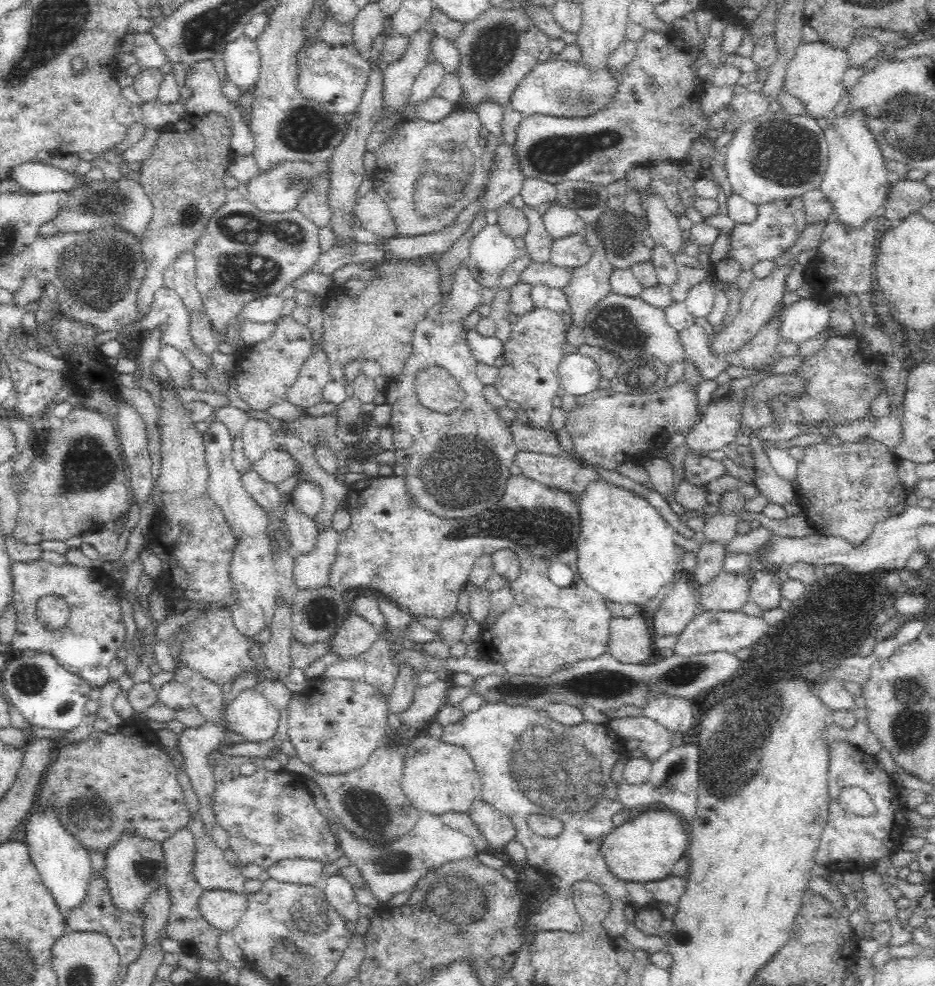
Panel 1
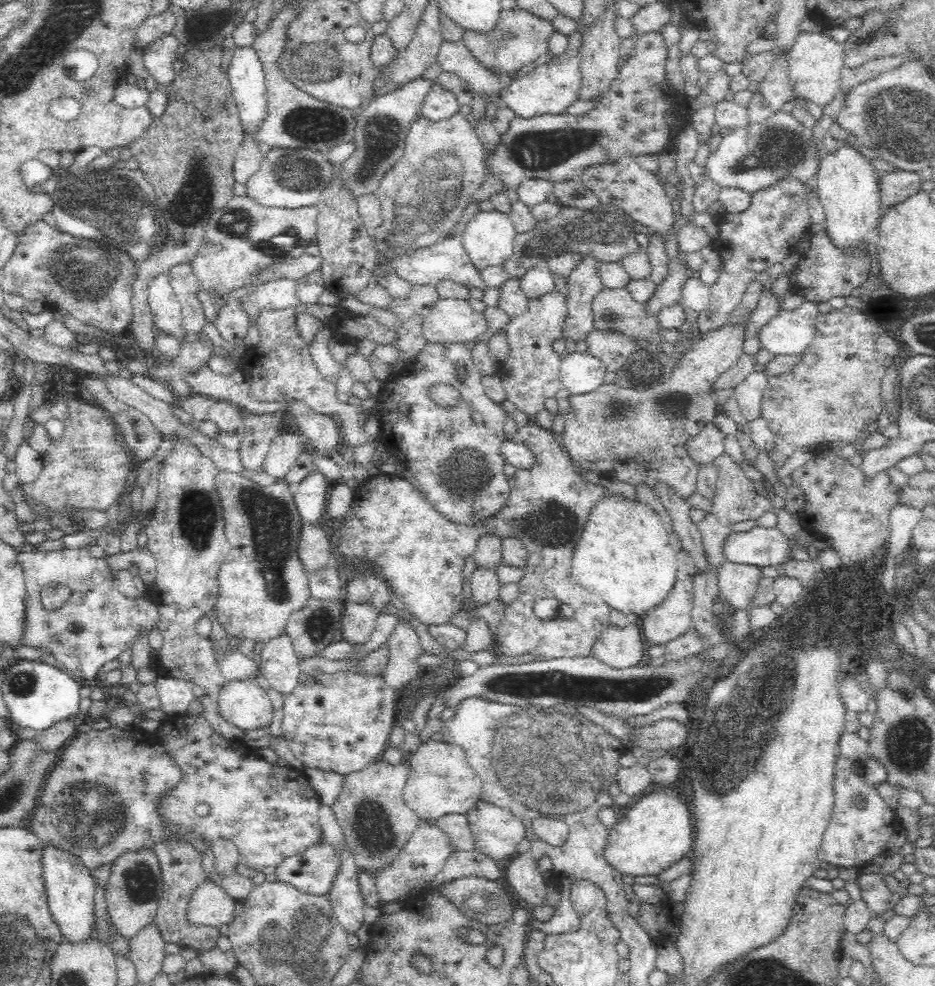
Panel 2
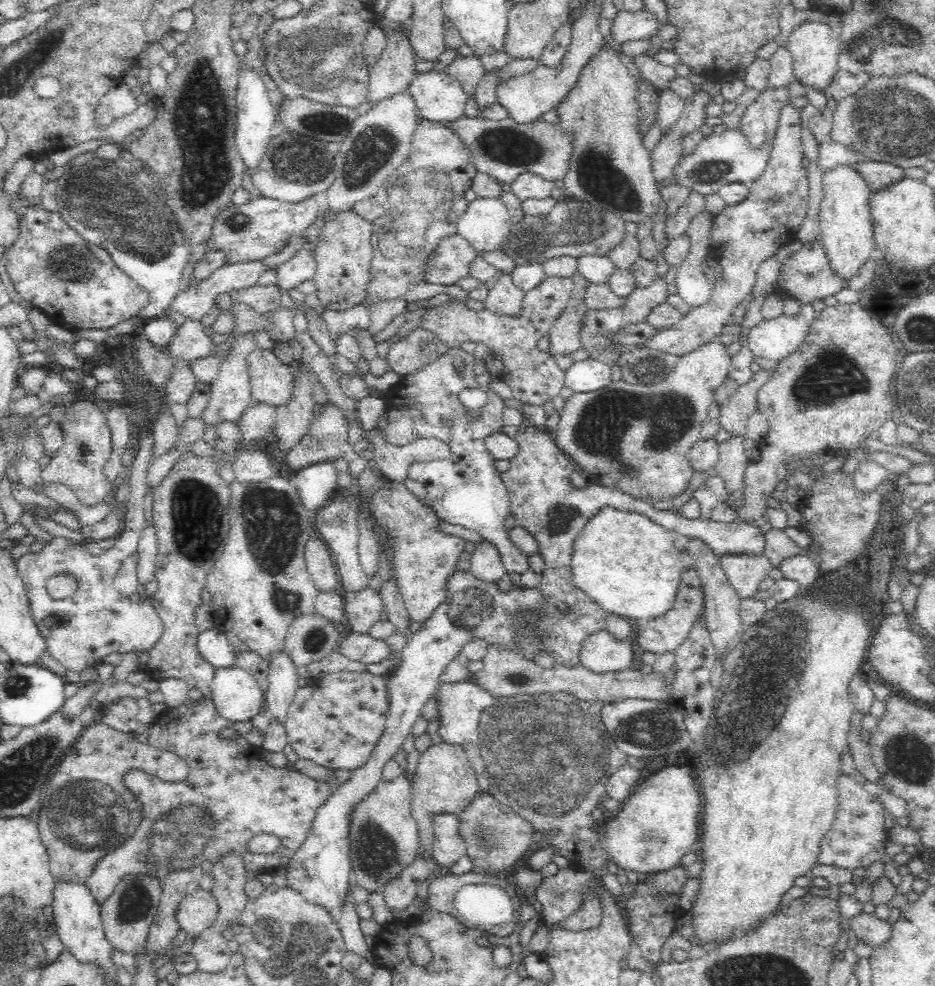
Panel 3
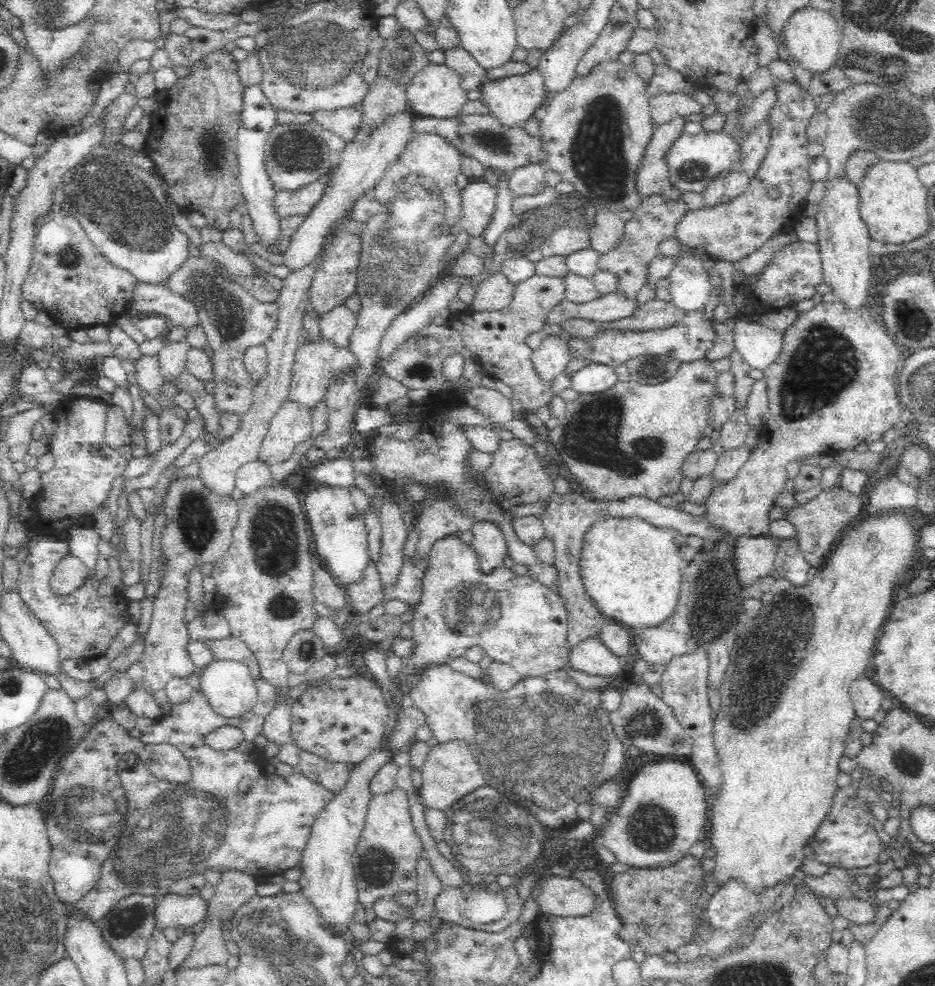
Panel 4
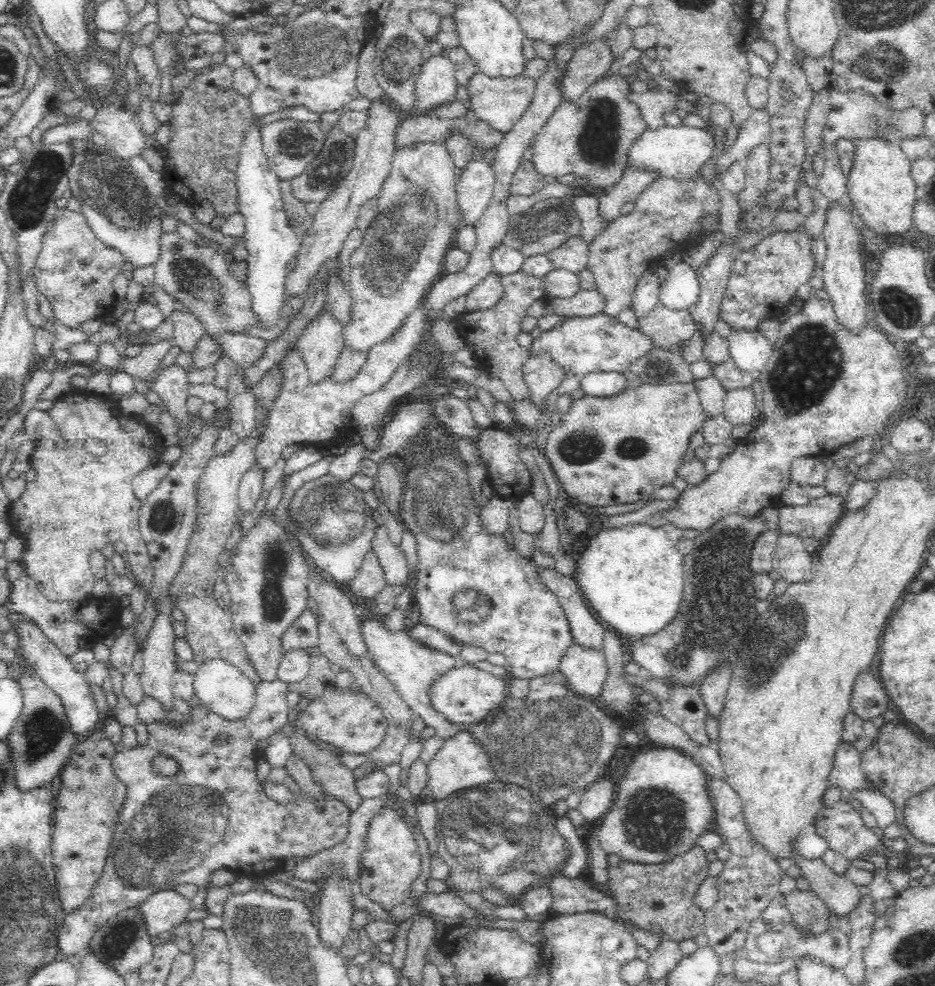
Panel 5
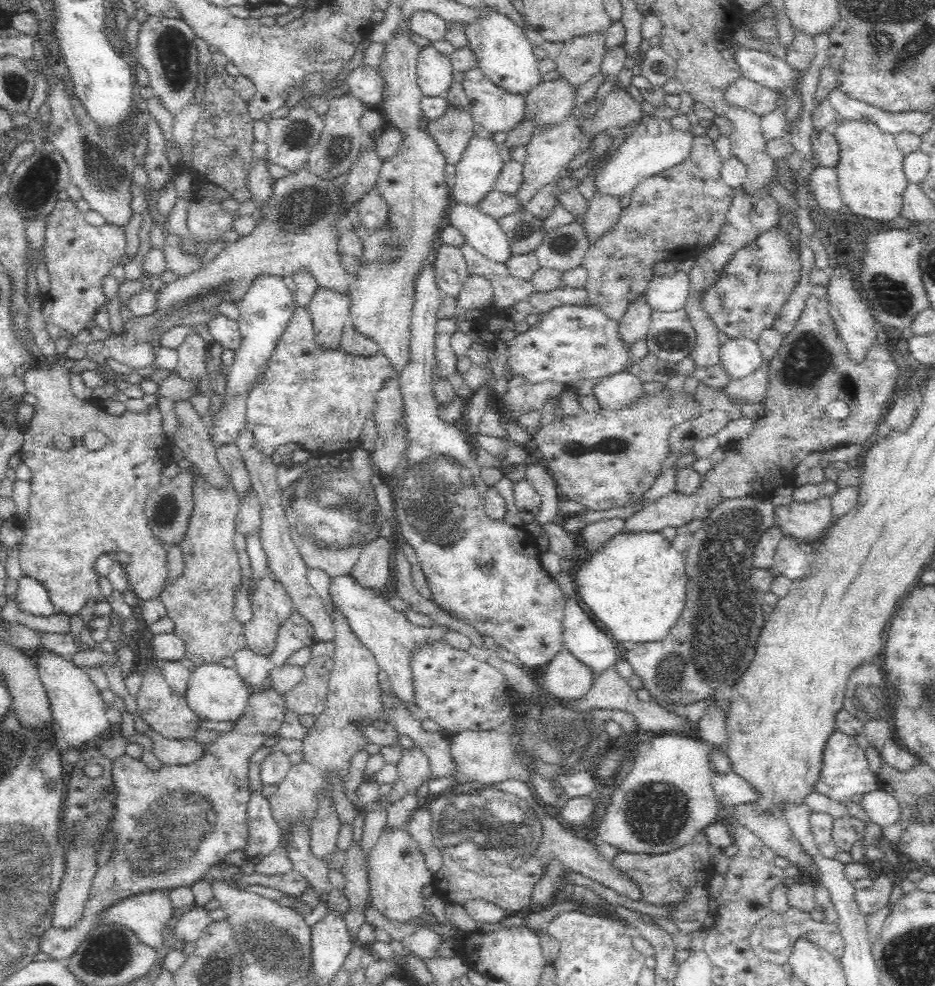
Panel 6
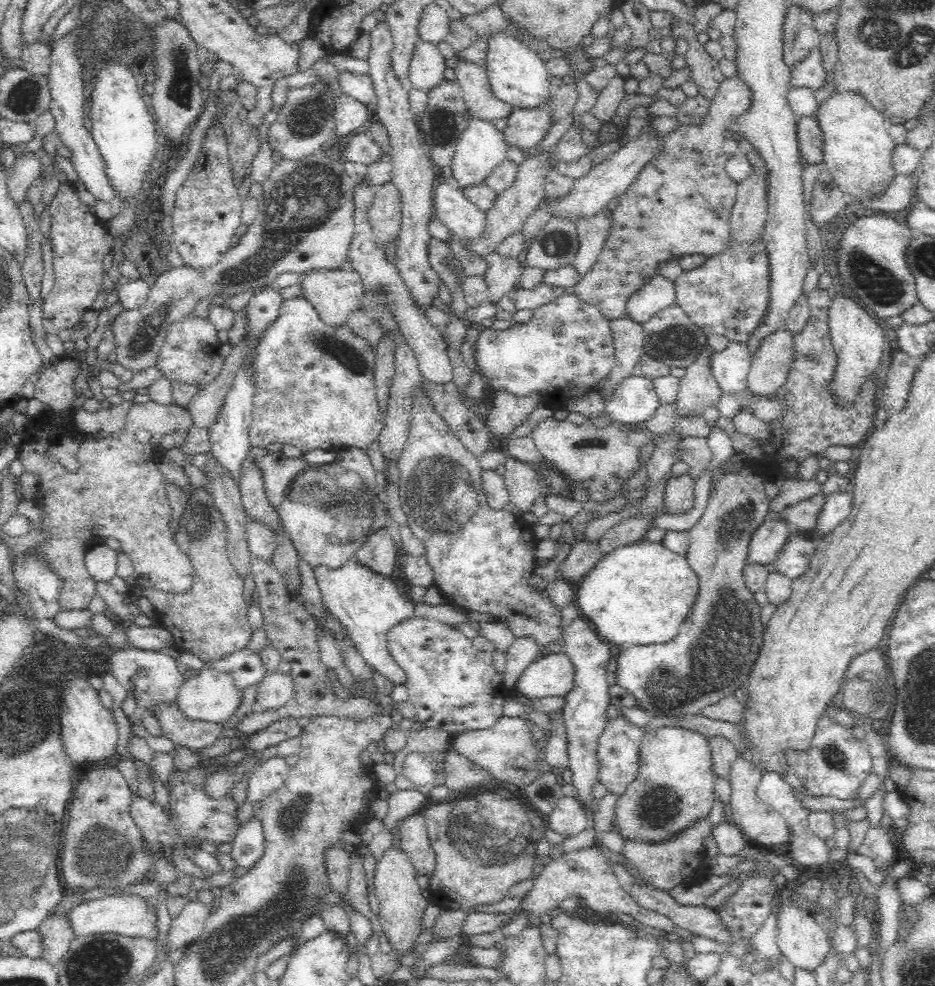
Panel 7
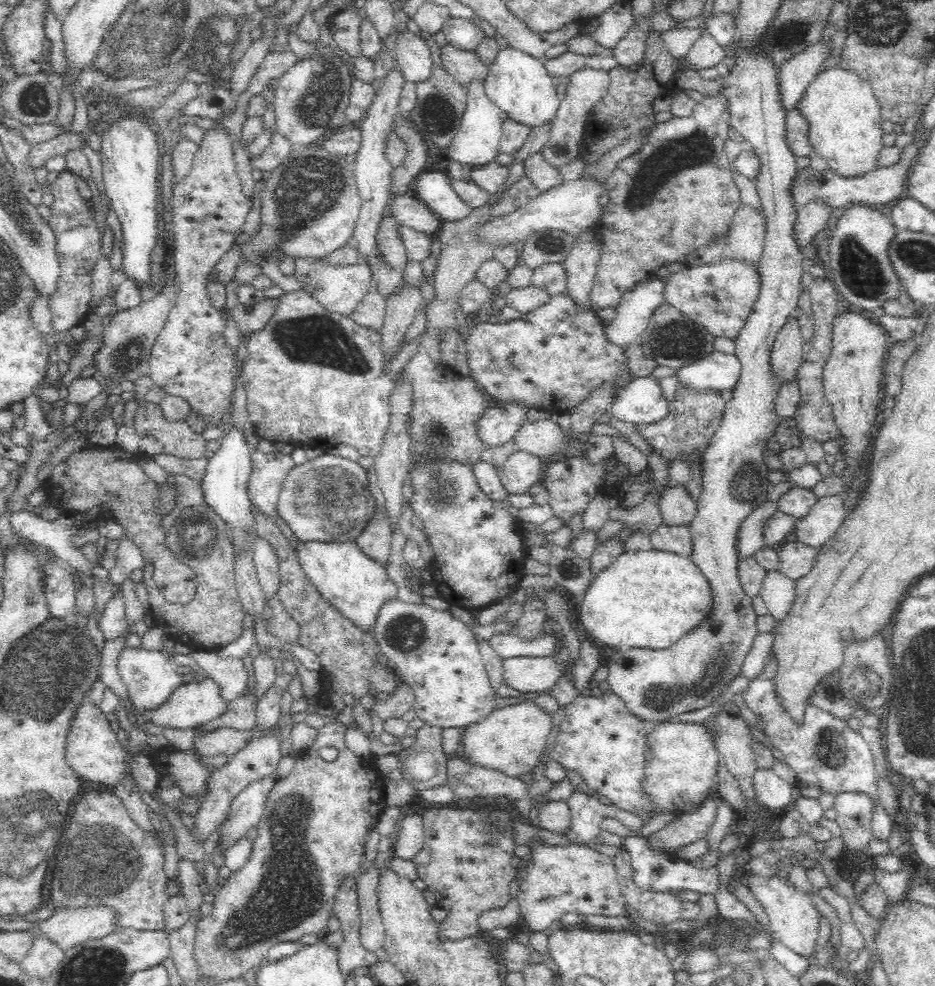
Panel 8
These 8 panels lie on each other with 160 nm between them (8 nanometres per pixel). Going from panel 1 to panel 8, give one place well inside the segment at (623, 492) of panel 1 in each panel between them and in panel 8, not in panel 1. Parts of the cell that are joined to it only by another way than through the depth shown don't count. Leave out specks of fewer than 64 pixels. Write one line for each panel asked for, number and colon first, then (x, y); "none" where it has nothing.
2: (624, 554)
3: (629, 564)
4: (631, 569)
5: (633, 574)
6: (635, 583)
7: (638, 594)
8: (649, 598)

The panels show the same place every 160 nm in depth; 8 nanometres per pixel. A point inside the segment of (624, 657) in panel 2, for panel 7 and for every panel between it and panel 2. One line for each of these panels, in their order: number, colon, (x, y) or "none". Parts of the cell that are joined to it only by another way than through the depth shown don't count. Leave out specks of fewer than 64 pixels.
3: (601, 652)
4: (592, 656)
5: (586, 668)
6: (566, 677)
7: (552, 674)

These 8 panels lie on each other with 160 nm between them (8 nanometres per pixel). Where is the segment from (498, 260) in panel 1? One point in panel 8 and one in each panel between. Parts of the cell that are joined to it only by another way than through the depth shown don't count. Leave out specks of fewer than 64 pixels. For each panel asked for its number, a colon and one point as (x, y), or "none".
2: (489, 239)
3: (486, 224)
4: (478, 206)
5: (474, 188)
6: (480, 165)
7: (481, 148)
8: (477, 143)

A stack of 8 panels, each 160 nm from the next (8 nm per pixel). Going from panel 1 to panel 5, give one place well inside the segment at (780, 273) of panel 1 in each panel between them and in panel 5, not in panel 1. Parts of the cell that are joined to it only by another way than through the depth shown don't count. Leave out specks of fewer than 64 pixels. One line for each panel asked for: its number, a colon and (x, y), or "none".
2: (639, 436)
3: (635, 437)
4: (631, 440)
5: (619, 449)

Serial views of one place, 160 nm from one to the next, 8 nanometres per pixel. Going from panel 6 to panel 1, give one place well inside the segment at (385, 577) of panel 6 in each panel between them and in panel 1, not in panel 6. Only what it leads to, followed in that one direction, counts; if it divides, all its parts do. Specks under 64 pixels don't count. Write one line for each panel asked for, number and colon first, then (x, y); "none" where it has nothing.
1: (355, 636)
2: (358, 622)
3: (362, 610)
4: (362, 596)
5: (370, 580)

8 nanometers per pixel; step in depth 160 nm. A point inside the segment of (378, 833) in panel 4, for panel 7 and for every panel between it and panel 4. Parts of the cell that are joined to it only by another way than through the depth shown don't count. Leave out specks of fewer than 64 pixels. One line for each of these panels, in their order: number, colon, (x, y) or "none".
5: (389, 863)
6: (397, 871)
7: (402, 905)

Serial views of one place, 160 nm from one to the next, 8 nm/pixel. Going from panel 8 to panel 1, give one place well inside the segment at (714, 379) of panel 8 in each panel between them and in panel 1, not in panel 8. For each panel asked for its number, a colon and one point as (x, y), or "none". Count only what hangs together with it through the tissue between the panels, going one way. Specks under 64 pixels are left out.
1: (803, 320)
2: (790, 331)
3: (775, 339)
4: (759, 345)
5: (751, 350)
6: (740, 356)
7: (731, 365)

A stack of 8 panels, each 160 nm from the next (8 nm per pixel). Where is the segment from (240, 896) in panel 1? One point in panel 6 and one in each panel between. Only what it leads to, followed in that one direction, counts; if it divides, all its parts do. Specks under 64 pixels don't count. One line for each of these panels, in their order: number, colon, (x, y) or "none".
2: (210, 905)
3: (199, 911)
4: (174, 911)
5: (167, 909)
6: (148, 915)

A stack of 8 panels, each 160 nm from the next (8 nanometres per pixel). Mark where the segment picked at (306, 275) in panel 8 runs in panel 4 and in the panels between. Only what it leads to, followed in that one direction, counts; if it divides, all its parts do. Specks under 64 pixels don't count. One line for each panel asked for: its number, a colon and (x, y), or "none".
4: (315, 362)
5: (319, 346)
6: (329, 311)
7: (335, 294)

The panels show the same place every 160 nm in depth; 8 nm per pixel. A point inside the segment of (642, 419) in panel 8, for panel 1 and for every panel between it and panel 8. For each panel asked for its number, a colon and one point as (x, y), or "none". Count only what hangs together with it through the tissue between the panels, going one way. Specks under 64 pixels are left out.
1: (578, 375)
2: (580, 373)
3: (587, 375)
4: (594, 377)
5: (598, 383)
6: (617, 390)
7: (633, 399)

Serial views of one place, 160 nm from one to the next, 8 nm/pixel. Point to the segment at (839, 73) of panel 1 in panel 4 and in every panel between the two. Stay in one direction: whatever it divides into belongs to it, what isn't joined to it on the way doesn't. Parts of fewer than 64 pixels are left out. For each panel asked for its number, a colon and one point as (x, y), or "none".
2: (815, 65)
3: (814, 46)
4: (813, 38)

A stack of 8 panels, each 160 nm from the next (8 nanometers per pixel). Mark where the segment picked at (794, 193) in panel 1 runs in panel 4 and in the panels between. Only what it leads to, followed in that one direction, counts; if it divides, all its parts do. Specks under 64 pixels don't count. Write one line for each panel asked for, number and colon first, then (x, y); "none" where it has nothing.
2: (758, 156)
3: (729, 157)
4: (695, 160)

